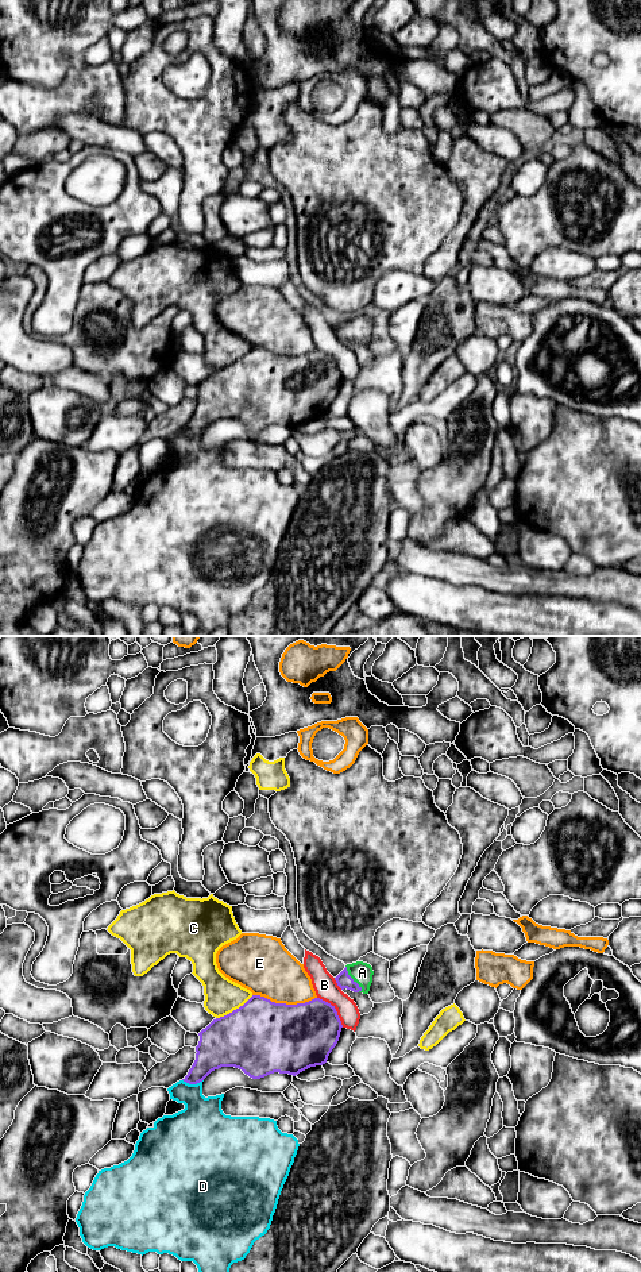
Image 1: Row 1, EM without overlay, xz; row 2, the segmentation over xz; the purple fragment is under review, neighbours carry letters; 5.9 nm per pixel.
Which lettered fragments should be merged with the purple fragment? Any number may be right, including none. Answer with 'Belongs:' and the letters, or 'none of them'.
Belongs: A

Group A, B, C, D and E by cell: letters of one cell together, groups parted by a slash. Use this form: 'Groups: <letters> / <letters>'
Groups: A / B / C / D / E

